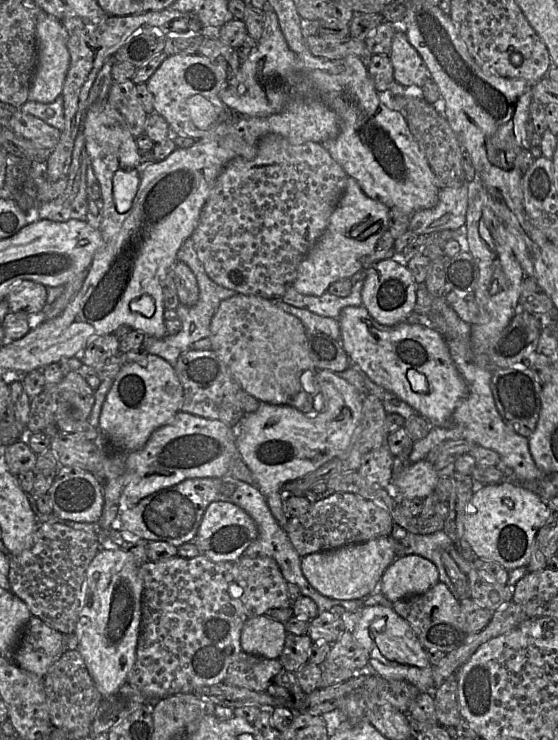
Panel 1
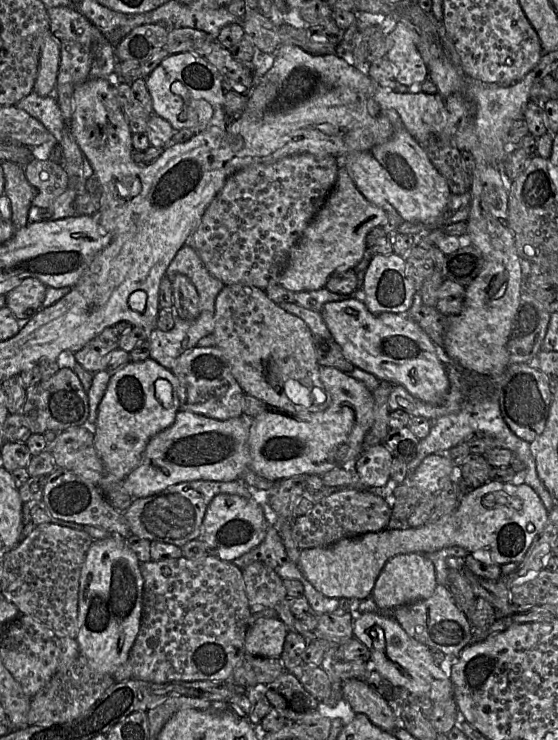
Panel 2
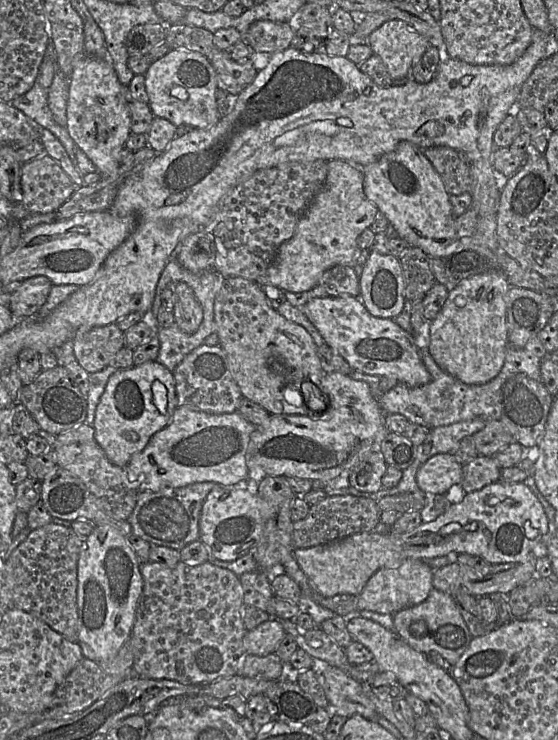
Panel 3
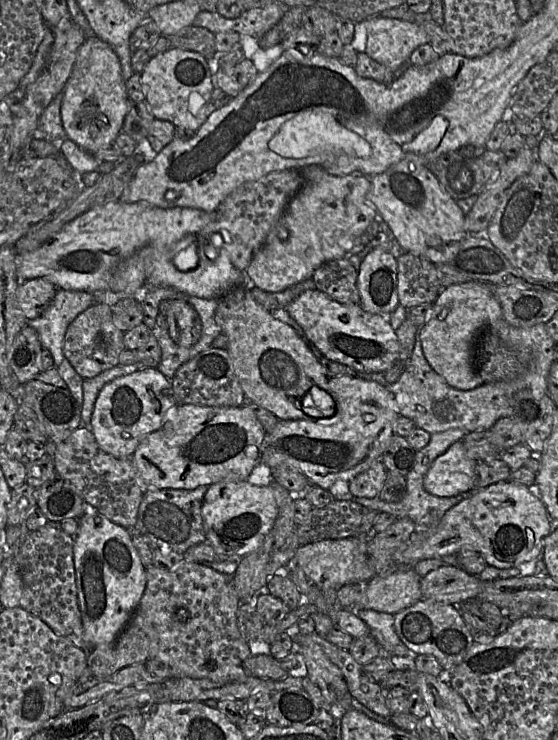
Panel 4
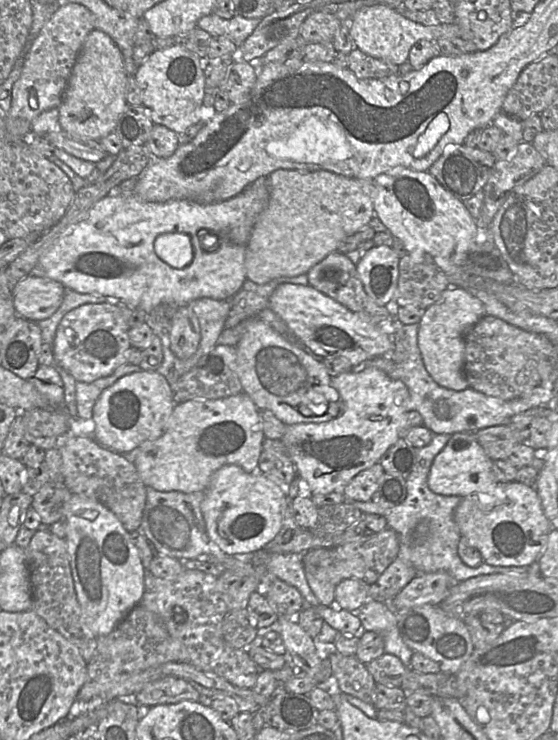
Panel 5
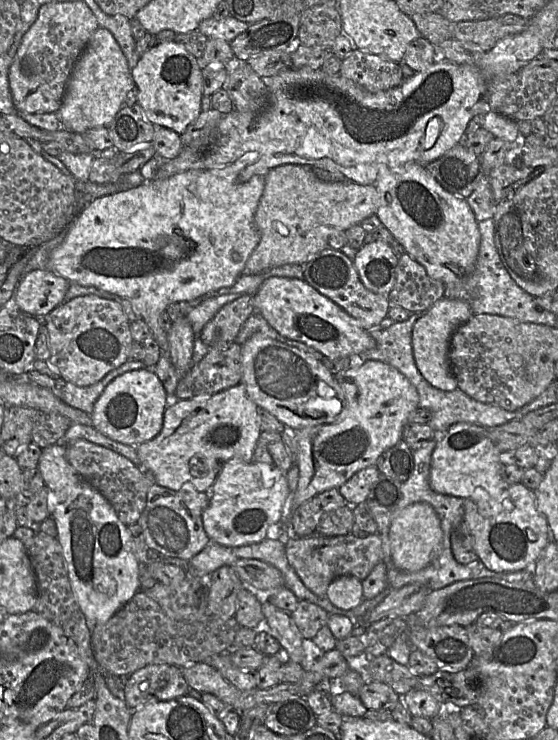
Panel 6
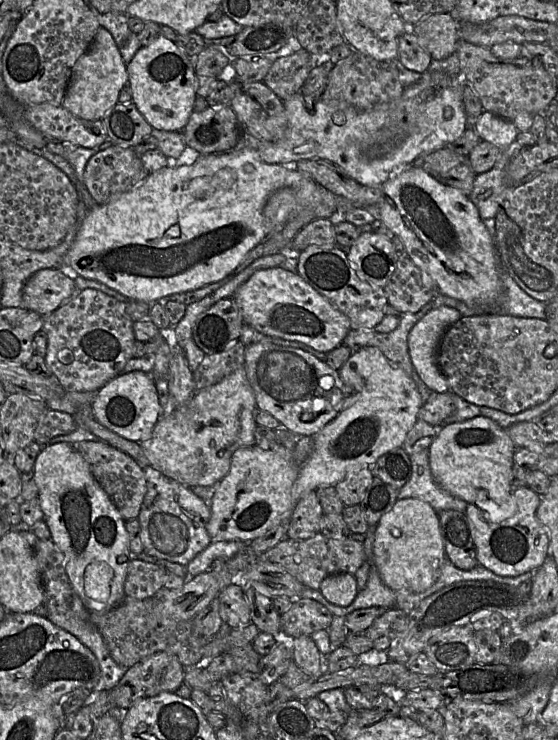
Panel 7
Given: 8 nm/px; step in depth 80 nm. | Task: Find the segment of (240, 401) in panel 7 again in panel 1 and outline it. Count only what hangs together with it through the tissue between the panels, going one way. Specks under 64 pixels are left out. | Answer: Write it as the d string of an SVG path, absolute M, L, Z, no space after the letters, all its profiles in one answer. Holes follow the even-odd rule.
M177 412L169 423L153 431L141 449L124 457L120 512L123 507L134 506L141 499L185 479L218 478L229 474L230 458L237 450L234 427L221 420Z

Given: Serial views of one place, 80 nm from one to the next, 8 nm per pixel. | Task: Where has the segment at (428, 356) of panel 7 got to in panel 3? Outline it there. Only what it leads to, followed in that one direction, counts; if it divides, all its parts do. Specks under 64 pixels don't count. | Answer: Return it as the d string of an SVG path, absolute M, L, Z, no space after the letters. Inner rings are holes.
M499 271L458 282L430 323L429 353L446 373L469 385L482 385L501 371L509 344L505 296L511 285Z

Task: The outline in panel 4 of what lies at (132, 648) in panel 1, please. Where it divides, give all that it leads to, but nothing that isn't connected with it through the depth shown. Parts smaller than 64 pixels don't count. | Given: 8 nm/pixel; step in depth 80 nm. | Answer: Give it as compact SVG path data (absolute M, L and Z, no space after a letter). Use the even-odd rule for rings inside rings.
M87 503L78 522L73 558L84 633L93 646L111 643L127 626L139 605L146 588L146 568L127 529Z

